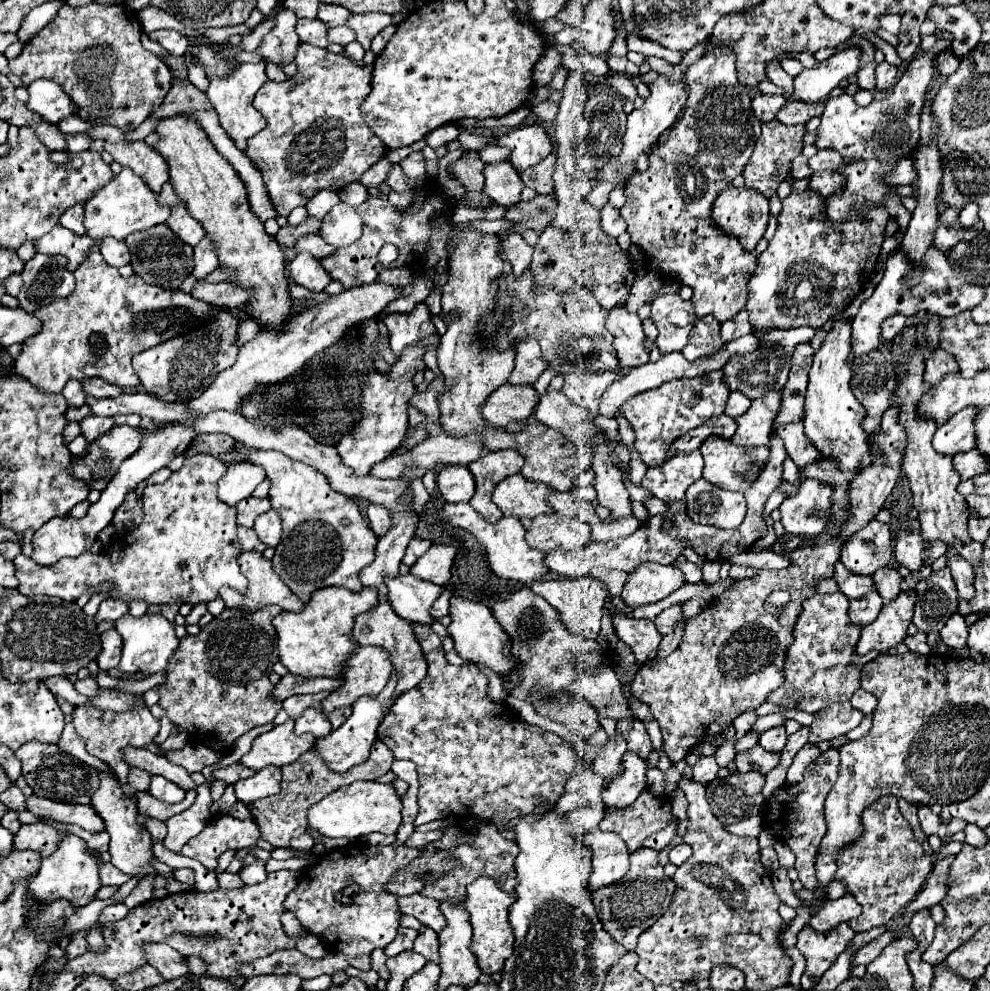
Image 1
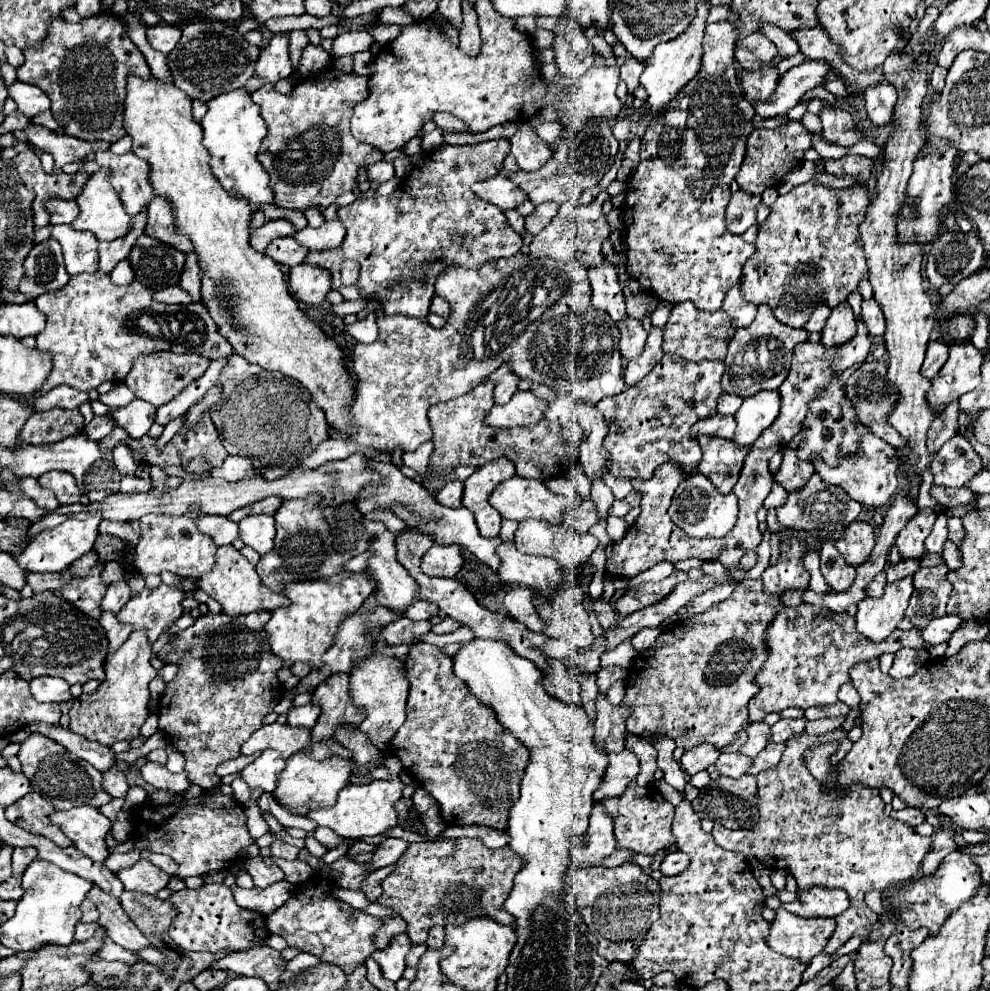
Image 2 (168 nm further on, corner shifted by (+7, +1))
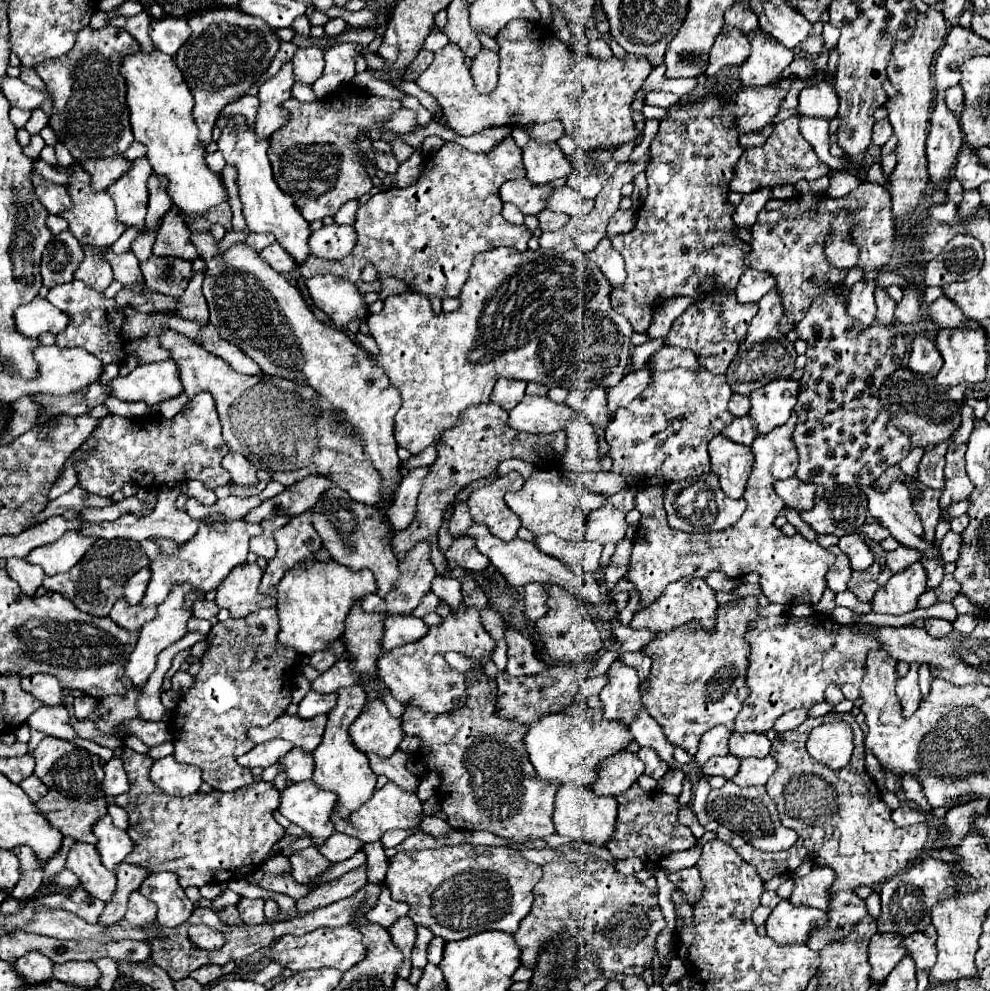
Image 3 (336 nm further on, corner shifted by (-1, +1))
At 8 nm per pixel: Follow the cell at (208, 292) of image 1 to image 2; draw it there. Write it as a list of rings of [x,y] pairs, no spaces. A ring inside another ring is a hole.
[[[174,285],[174,287],[166,287],[162,291],[156,291],[154,293],[154,299],[156,301],[162,301],[162,303],[178,303],[178,305],[188,305],[188,303],[194,301],[194,299],[190,299],[190,295],[186,295],[186,291],[182,291],[180,285]]]

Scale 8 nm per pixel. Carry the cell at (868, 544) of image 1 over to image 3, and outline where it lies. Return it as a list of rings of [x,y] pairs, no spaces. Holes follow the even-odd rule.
[[[852,533],[852,535],[844,535],[838,543],[838,547],[850,557],[850,567],[854,571],[864,571],[866,567],[870,567],[874,563],[874,555],[870,551],[870,547],[860,539],[860,535]]]

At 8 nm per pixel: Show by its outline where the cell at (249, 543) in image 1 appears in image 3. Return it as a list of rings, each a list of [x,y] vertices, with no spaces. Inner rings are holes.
[[[181,486],[178,489],[172,487],[164,487],[158,493],[158,503],[154,507],[154,511],[146,517],[136,517],[136,515],[122,515],[122,519],[116,519],[112,523],[82,523],[80,531],[82,535],[90,535],[90,537],[100,537],[100,539],[114,539],[114,537],[124,537],[124,539],[136,539],[136,541],[144,541],[144,539],[154,539],[154,537],[170,537],[178,543],[186,543],[190,541],[196,531],[199,529],[200,521],[192,519],[188,513],[176,509],[175,501],[181,493]]]

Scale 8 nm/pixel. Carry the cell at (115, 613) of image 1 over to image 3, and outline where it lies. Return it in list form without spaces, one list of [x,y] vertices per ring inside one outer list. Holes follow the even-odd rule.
[[[140,569],[124,587],[124,599],[128,603],[138,603],[142,601],[142,595],[146,593],[146,587],[148,587],[148,581],[150,581],[150,569]]]

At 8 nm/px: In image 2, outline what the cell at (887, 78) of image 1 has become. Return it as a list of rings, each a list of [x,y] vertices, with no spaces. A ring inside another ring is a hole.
[[[882,79],[864,91],[864,101],[866,101],[866,111],[868,111],[870,121],[874,125],[886,125],[886,123],[890,123],[890,119],[894,115],[898,91],[892,83]]]

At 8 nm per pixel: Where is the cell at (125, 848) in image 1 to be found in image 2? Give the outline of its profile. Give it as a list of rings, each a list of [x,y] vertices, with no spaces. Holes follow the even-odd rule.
[[[140,859],[132,867],[120,869],[118,871],[118,879],[124,883],[124,889],[128,889],[128,891],[156,893],[158,889],[166,887],[166,883],[168,883],[170,877],[162,869],[158,869],[156,865],[152,865],[150,861]]]

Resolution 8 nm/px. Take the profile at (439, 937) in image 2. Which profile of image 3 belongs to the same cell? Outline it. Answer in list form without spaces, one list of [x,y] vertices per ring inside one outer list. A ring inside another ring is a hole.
[[[432,937],[428,945],[428,961],[438,965],[442,961],[442,951],[444,951],[444,939],[442,937]]]

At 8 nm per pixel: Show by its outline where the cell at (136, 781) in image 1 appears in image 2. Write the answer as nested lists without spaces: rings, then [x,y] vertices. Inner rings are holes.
[[[112,767],[104,773],[104,781],[102,781],[102,787],[104,791],[108,791],[112,797],[126,797],[130,785],[126,781],[126,775],[118,769],[118,767]]]

